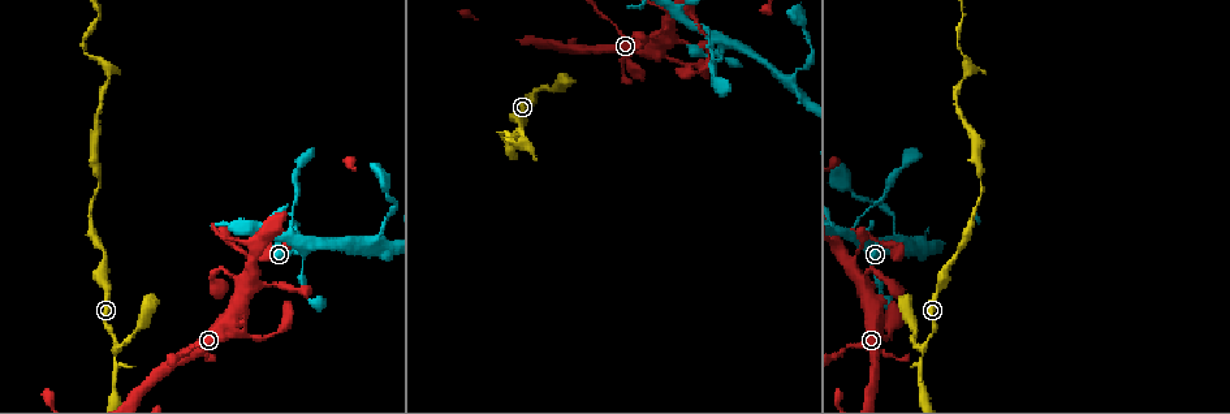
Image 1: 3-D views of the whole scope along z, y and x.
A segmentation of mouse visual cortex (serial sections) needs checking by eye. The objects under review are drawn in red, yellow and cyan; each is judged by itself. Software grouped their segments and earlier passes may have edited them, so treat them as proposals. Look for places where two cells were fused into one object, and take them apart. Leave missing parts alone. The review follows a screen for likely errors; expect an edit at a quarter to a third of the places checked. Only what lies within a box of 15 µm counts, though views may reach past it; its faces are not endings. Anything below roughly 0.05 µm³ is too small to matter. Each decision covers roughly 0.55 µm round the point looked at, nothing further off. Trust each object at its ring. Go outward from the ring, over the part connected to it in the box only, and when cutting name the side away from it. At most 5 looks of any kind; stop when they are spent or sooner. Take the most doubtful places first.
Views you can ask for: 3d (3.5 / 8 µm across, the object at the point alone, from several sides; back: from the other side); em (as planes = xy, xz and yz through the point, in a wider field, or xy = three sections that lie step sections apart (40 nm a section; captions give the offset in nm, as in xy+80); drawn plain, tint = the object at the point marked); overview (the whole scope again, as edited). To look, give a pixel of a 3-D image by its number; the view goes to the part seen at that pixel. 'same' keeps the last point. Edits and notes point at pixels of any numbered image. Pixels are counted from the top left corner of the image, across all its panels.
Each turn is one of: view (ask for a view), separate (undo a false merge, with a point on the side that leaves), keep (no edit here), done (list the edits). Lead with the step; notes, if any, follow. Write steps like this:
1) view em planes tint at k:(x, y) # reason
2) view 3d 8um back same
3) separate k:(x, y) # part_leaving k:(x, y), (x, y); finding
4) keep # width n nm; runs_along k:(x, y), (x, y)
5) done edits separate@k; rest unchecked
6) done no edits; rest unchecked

view 3d 3.5um at 1:(309, 248)

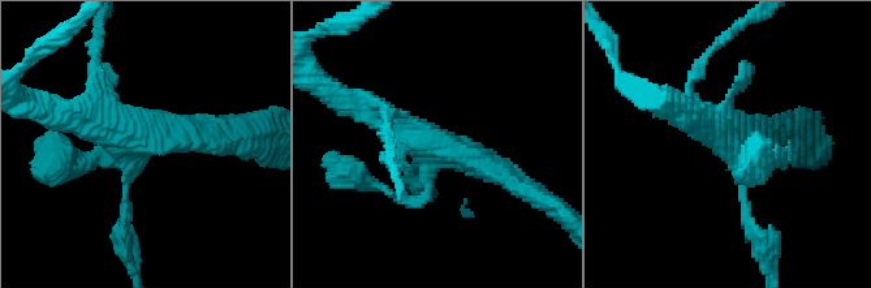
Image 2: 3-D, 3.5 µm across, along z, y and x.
view em xy step 3 tint at 2:(430, 154) # arms 4; arm_widths 100, 150, 350, 400 nm

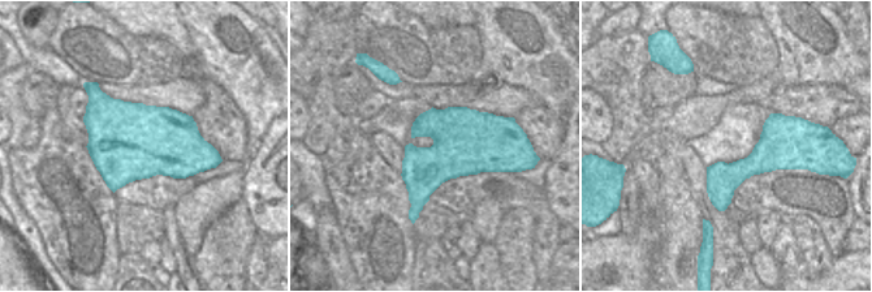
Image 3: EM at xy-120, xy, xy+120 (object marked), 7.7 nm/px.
keep # width 500 nm; runs_along 3:(786, 119), (721, 192), (721, 207); continuous, no second cell

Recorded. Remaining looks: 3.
view 3d 3.5um at 1:(801, 69) # thin neck

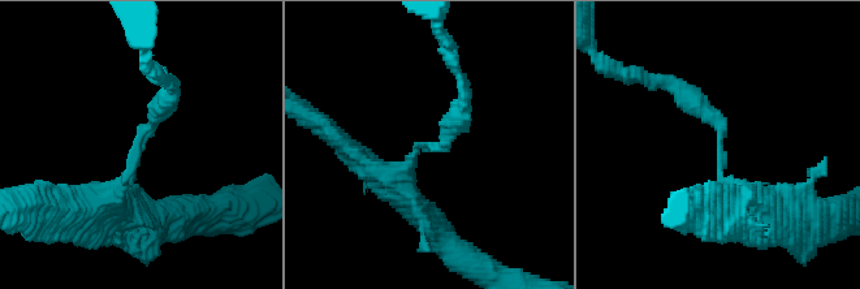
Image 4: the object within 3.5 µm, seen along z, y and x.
view em xy step 3 tint at 4:(722, 136) # arm_widths 200, 250 nm

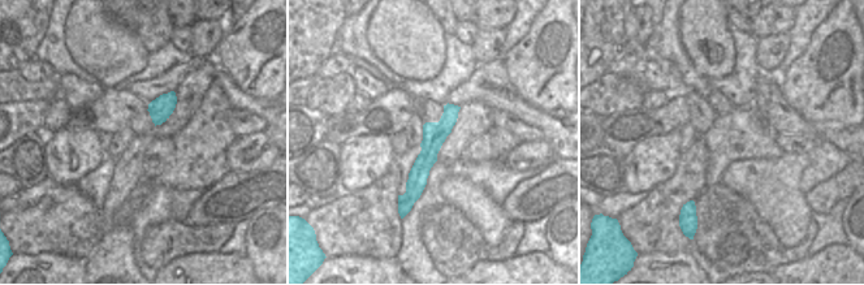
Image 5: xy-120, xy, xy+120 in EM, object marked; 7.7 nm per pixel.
keep # runs_along 5:(454, 108), (433, 135), (407, 202); one cell here

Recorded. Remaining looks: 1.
done no edits; rest unchecked

